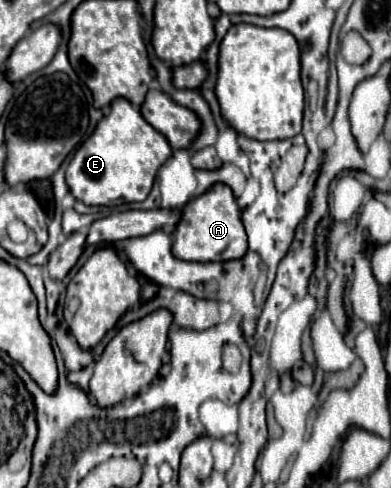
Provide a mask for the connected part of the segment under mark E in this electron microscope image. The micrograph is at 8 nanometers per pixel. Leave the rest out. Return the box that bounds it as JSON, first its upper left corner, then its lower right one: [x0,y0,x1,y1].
[67,99,173,207]

